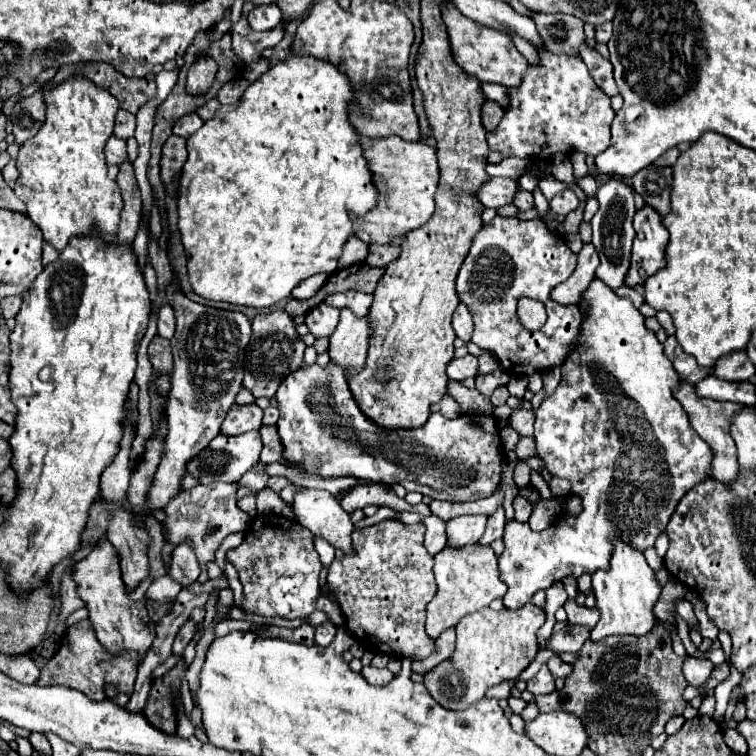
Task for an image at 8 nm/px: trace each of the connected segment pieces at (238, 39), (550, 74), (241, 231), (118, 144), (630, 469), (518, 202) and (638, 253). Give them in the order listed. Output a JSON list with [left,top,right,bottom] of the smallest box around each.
[[232,19,286,63],[486,49,614,161],[178,57,378,309],[106,137,128,165],[498,279,712,609],[514,185,534,209],[624,205,668,287]]

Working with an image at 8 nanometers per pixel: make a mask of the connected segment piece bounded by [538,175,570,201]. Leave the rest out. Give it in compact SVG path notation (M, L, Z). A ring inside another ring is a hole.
M544 175L544 177L540 179L540 183L538 183L538 189L540 189L542 195L550 201L556 193L560 193L560 191L564 191L564 189L570 189L570 185L564 183L564 181L558 181L558 179L552 177L552 175Z

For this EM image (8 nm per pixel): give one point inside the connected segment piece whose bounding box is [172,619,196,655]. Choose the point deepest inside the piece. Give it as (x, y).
(186, 632)

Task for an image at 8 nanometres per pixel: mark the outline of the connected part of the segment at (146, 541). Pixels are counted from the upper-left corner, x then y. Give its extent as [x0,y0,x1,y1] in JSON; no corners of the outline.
[108,509,150,591]

